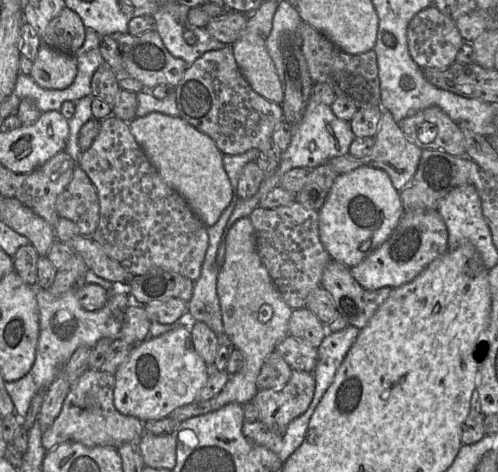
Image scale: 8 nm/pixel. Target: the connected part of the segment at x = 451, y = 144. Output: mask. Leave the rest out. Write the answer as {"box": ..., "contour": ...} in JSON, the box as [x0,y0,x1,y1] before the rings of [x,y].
{"box":[398,106,466,156],"contour":[[[438,106],[421,110],[398,124],[405,136],[422,150],[442,150],[453,156],[466,156],[459,124]]]}

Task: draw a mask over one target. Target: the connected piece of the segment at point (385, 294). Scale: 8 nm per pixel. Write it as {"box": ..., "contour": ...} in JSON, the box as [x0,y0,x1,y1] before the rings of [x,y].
{"box":[321,259,392,330],"contour":[[[333,259],[324,268],[321,287],[329,292],[339,314],[359,330],[367,326],[392,292],[390,287],[364,289],[353,277],[350,268]]]}

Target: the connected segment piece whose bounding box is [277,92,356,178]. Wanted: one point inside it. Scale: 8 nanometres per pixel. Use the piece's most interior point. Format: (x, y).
(320, 136)

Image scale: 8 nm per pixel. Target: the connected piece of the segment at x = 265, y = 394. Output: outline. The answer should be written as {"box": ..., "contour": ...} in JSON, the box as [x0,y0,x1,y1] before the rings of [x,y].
{"box":[252,370,315,432],"contour":[[[293,370],[289,382],[282,389],[259,390],[252,401],[259,410],[258,421],[273,432],[284,432],[290,422],[307,411],[313,400],[315,386],[313,372]]]}

